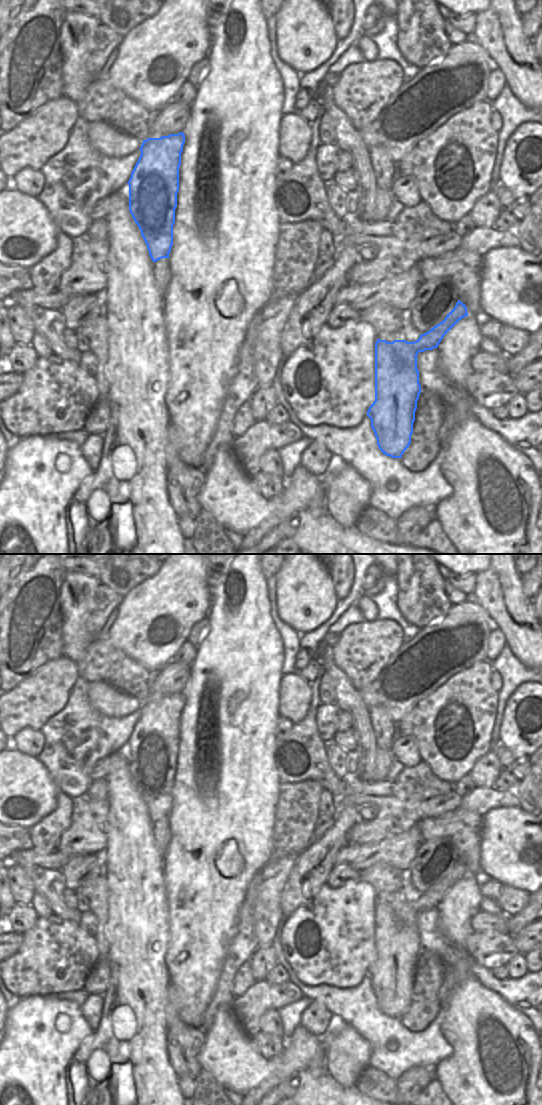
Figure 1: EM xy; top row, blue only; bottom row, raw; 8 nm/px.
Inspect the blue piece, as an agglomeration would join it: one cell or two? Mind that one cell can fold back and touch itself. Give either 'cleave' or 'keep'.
cleave

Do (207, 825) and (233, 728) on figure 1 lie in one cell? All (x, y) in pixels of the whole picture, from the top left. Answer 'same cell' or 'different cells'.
same cell

